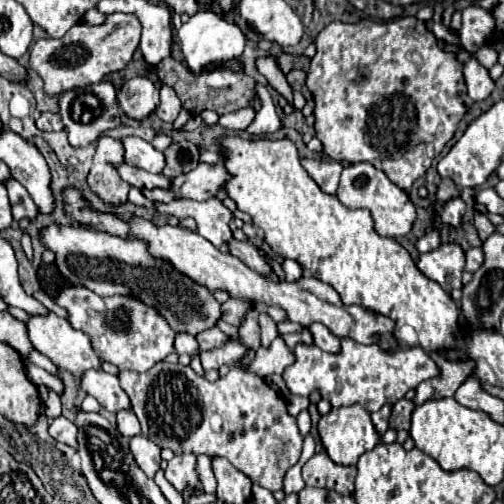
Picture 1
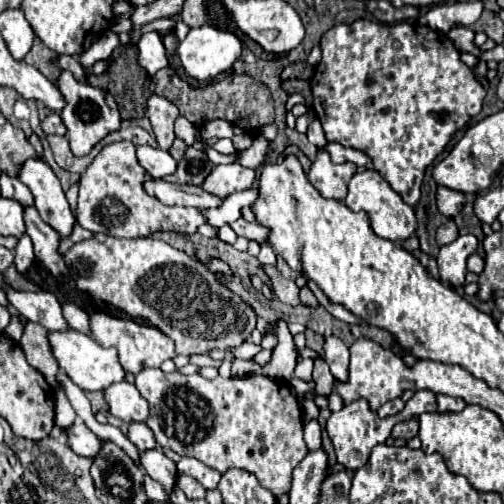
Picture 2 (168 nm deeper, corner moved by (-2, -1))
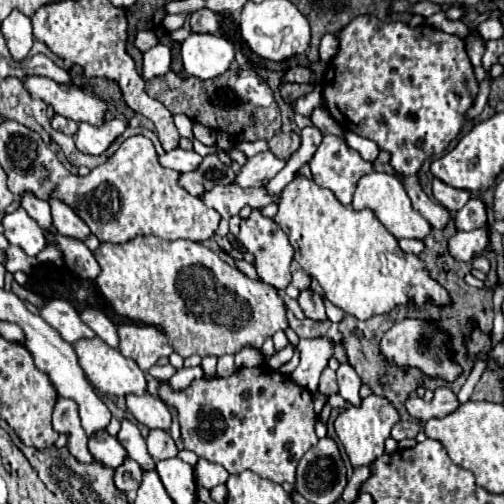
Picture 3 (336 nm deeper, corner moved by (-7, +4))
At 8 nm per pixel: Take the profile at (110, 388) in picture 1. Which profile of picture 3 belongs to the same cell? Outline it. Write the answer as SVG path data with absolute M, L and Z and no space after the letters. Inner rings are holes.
M150 393L128 395L126 405L128 405L130 413L148 429L168 431L172 425L172 415L170 415L168 407L160 399L154 399Z

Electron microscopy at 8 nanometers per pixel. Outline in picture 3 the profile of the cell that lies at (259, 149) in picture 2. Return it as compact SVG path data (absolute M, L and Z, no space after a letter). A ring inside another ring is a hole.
M288 131L288 133L276 133L270 141L268 141L268 145L270 145L270 151L276 155L276 157L280 157L280 159L288 159L292 153L296 153L298 151L298 147L300 147L300 135L298 133L294 133L294 131Z

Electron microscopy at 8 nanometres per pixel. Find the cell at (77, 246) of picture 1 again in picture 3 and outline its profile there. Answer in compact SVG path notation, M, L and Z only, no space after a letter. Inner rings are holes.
M136 237L128 243L102 243L94 253L102 269L96 283L102 295L110 301L114 311L130 321L158 327L170 339L170 347L180 357L190 355L234 355L242 347L260 349L262 343L272 337L276 331L286 331L288 317L286 305L278 291L258 279L250 279L240 273L236 267L228 265L202 243L194 241L166 241L160 237Z

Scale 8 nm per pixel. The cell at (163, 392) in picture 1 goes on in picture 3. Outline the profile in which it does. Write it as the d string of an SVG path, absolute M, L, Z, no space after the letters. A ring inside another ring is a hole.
M258 365L252 369L238 369L230 377L196 379L186 391L172 391L168 385L160 385L160 397L178 411L184 447L210 463L222 465L228 473L242 473L250 469L260 477L280 485L286 481L294 483L298 461L312 445L318 443L314 431L316 413L314 413L312 393L292 383L288 375L280 375L266 365Z

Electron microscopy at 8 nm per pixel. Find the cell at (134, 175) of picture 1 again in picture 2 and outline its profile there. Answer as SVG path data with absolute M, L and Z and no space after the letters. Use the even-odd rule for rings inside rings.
M161 178L145 180L143 190L167 206L195 206L195 208L205 210L205 208L217 208L221 204L221 198L203 192L199 186L171 184Z

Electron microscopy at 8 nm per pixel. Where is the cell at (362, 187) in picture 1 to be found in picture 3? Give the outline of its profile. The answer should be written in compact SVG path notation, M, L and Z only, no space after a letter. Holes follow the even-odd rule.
M370 173L370 175L364 175L360 181L358 181L358 187L356 187L356 193L354 193L354 201L352 201L352 207L356 211L360 209L370 209L374 211L374 215L378 217L378 221L396 237L396 239L402 239L402 237L408 237L408 239L424 239L430 231L432 231L432 225L412 209L410 205L410 197L402 185L402 181L396 177L396 175L388 175L388 173Z

